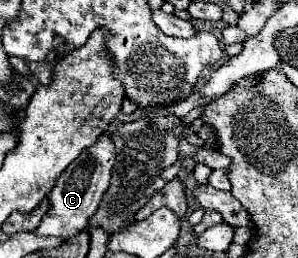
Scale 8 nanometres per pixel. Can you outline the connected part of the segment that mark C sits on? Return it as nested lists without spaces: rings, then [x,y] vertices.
[[[103,132],[97,138],[95,146],[89,146],[87,150],[83,150],[83,154],[75,162],[71,162],[71,166],[67,166],[67,170],[63,170],[63,174],[59,176],[59,182],[53,186],[51,194],[47,194],[49,210],[43,216],[41,224],[37,226],[35,234],[69,238],[69,236],[81,232],[83,228],[87,228],[87,218],[91,218],[91,214],[95,214],[95,210],[99,208],[103,190],[107,190],[107,186],[109,186],[113,166],[115,166],[113,142],[111,142],[109,132]]]

